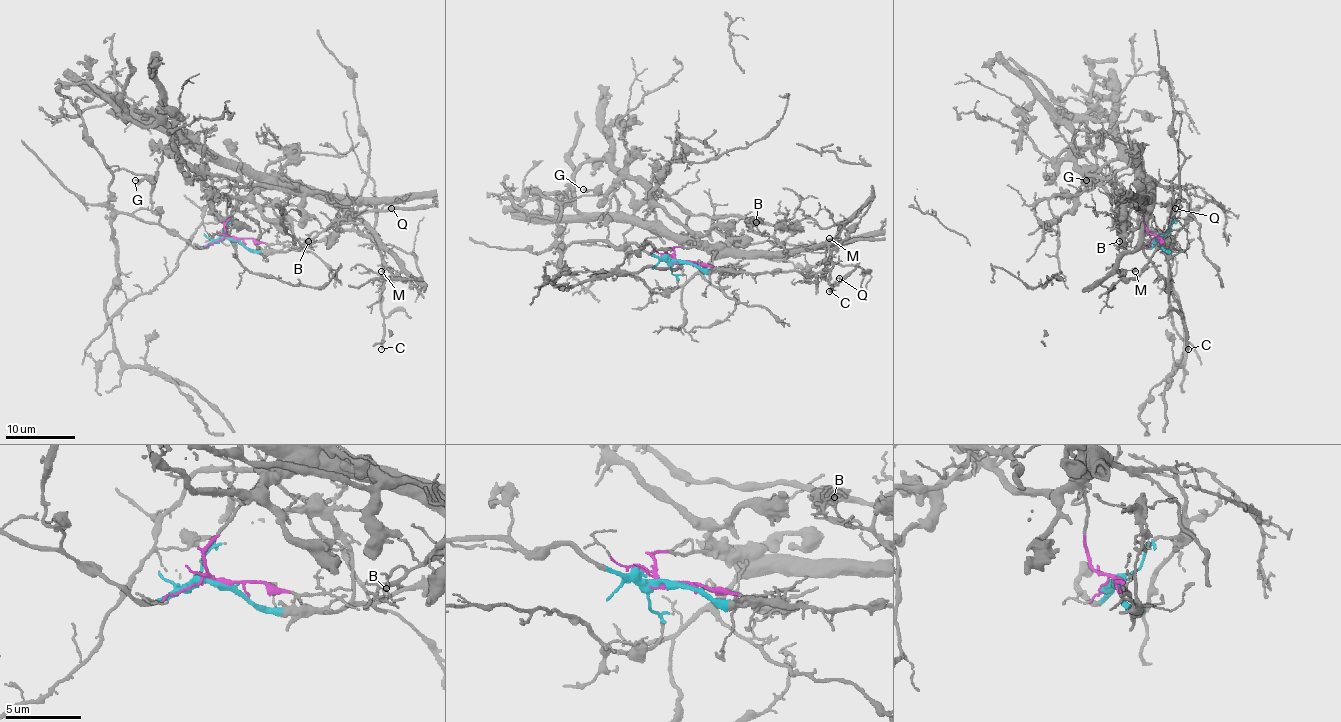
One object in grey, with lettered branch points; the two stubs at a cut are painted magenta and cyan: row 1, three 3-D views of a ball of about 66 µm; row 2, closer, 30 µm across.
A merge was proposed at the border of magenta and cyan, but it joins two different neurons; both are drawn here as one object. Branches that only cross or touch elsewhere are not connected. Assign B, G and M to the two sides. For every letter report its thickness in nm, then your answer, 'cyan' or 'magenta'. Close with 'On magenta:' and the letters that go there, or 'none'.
B: calibre 90 nm; magenta
G: calibre 170 nm; cyan
M: calibre 100 nm; magenta
On magenta: B, M

